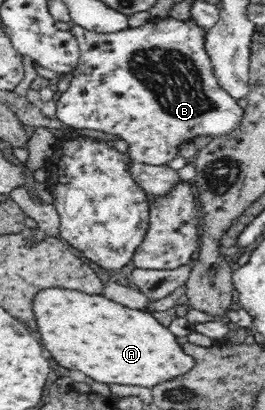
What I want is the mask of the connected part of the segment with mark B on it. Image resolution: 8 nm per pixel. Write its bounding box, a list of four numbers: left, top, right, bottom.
[56,17,244,165]

